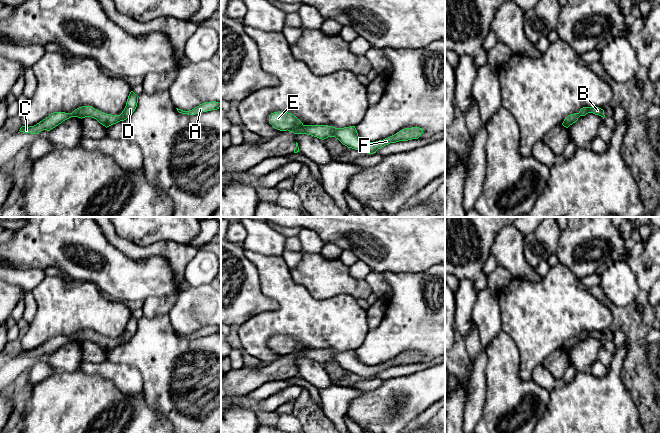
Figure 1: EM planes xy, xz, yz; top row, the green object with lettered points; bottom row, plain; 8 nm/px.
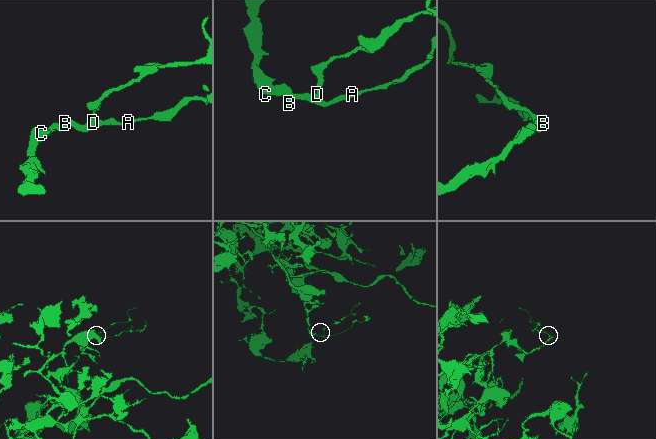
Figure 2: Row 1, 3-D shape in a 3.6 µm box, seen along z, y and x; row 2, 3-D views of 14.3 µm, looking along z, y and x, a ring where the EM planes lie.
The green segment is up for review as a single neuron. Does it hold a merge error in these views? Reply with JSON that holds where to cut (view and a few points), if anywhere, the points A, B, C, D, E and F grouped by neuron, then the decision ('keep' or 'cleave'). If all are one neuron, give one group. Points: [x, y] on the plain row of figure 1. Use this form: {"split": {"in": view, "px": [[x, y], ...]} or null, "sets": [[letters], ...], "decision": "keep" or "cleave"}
{"split": {"in": "xz", "px": [[302, 348], [291, 355]]}, "sets": [["A", "B", "D", "F"], ["C", "E"]], "decision": "cleave"}

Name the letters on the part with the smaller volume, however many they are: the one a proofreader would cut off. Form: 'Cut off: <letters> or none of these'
Cut off: A, B, D, F

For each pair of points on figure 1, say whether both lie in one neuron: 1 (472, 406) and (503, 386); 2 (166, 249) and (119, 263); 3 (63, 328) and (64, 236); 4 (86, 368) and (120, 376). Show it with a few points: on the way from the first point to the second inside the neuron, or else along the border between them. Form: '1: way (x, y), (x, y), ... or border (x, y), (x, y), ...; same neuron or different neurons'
1: border (485, 373), (485, 403), (479, 420); different neurons
2: border (113, 245), (135, 260), (155, 257); different neurons
3: border (73, 278), (75, 280); different neurons
4: way (94, 369), (112, 371); same neuron

